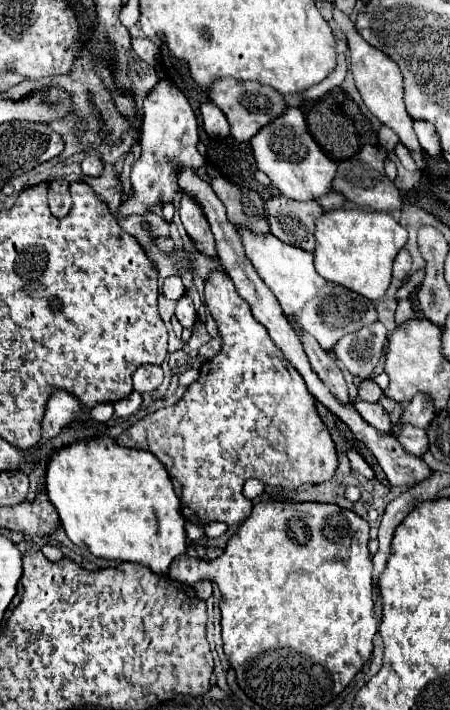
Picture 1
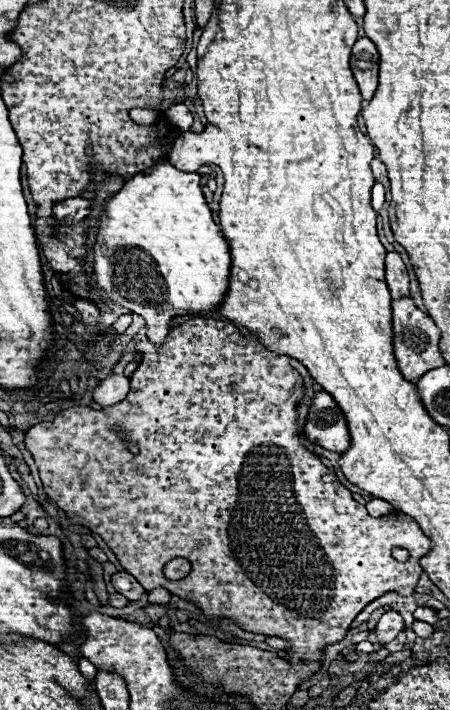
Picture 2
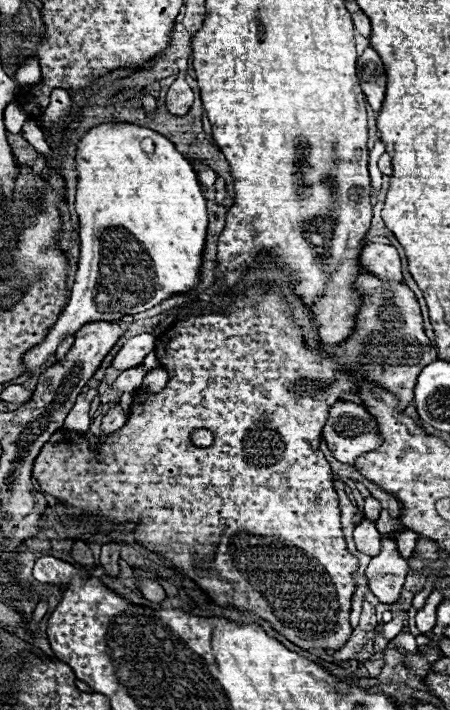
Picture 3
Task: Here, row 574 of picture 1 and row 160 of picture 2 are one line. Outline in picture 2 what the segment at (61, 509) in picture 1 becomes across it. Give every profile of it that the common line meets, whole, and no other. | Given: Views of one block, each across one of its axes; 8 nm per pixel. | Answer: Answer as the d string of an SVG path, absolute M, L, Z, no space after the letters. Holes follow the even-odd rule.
M160 160L154 168L126 180L124 188L108 200L106 212L100 218L98 238L94 244L94 286L102 298L116 302L146 320L147 338L162 344L168 336L168 326L174 316L208 314L220 308L230 280L230 246L214 222L208 202L200 190L196 172L182 172Z

